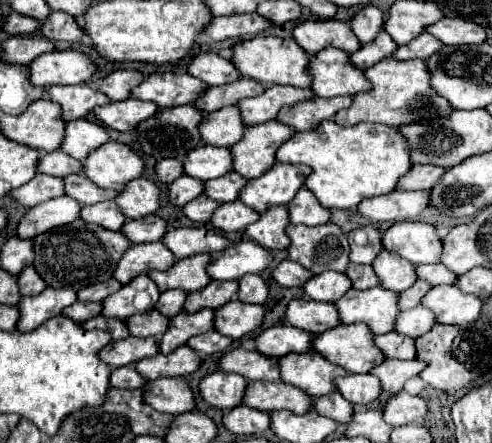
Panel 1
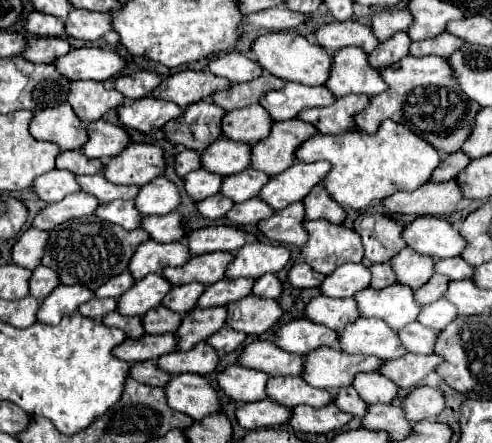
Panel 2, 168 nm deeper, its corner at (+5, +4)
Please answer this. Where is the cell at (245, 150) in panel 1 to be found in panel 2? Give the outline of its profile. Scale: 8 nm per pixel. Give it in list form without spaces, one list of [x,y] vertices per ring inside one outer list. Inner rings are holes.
[[[302,119],[276,121],[274,127],[272,127],[272,135],[252,147],[252,167],[258,169],[258,171],[264,171],[270,177],[286,171],[296,161],[296,147],[300,147],[300,143],[304,143],[306,139],[310,139],[316,133],[318,131],[312,127],[312,123],[304,123]]]

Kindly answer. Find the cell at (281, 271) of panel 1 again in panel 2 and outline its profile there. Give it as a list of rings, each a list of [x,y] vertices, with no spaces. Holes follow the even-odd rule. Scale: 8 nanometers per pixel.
[[[296,263],[290,271],[288,271],[288,281],[294,287],[306,289],[306,287],[318,287],[324,281],[324,275],[316,273],[312,267],[308,267],[308,263]]]

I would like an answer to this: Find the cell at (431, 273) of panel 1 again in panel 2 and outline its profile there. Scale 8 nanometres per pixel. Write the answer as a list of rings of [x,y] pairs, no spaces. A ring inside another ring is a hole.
[[[450,257],[450,259],[436,261],[436,273],[446,275],[450,279],[472,279],[474,267],[464,263],[462,257]]]

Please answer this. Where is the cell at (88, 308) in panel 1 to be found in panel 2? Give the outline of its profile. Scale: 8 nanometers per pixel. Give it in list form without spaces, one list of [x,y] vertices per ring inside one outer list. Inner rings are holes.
[[[92,299],[90,303],[84,303],[80,307],[80,313],[92,319],[102,319],[104,315],[116,311],[116,305],[118,305],[118,299]]]

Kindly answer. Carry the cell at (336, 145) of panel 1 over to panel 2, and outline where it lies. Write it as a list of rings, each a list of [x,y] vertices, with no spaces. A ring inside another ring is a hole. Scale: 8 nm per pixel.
[[[386,119],[374,135],[348,131],[340,135],[316,133],[296,151],[300,161],[330,161],[334,167],[324,185],[328,193],[346,209],[364,209],[372,201],[382,201],[396,191],[414,191],[430,181],[432,171],[440,167],[442,155],[404,125]]]

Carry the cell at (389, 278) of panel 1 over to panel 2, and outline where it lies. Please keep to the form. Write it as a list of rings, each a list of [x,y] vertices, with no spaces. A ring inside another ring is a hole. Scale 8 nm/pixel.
[[[410,247],[402,249],[396,255],[396,259],[392,259],[392,269],[398,275],[398,283],[404,283],[414,291],[416,287],[422,287],[424,283],[428,283],[428,279],[434,275],[432,267],[434,267],[434,259],[430,255],[420,255]]]

